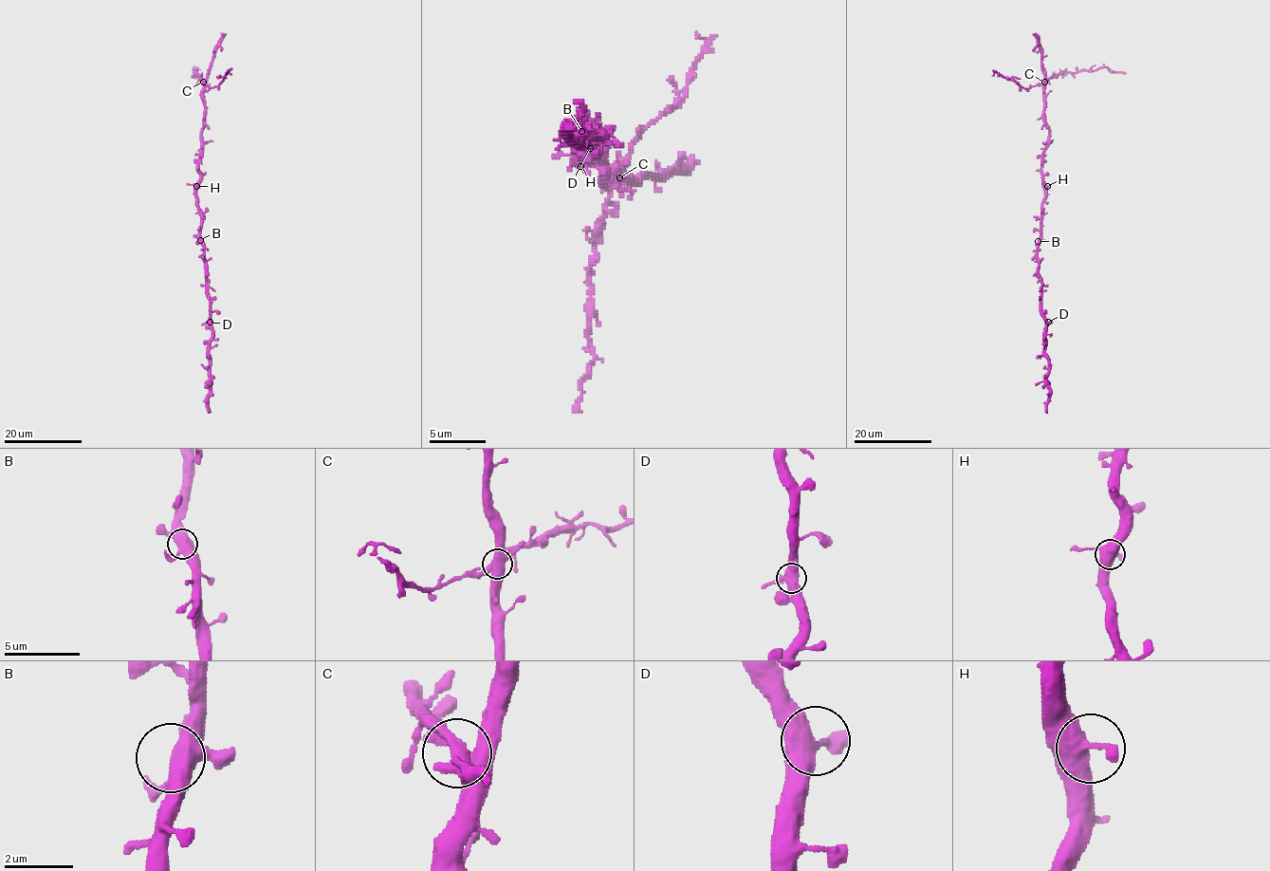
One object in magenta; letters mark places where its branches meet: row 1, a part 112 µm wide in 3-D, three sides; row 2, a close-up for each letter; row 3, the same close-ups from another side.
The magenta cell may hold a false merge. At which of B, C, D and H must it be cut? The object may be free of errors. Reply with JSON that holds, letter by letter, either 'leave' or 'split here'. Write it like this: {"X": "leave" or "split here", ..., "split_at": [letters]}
{"B": "leave", "C": "split here", "D": "leave", "H": "leave", "split_at": ["C"]}

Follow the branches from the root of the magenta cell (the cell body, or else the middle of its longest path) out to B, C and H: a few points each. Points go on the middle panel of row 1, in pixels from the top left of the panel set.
B: (583, 152), (580, 150), (586, 143), (581, 139), (581, 131)
C: (583, 152), (579, 158), (592, 157), (590, 155), (599, 164), (601, 176), (607, 181), (618, 173), (618, 178)
H: (583, 152), (579, 158), (580, 166)

